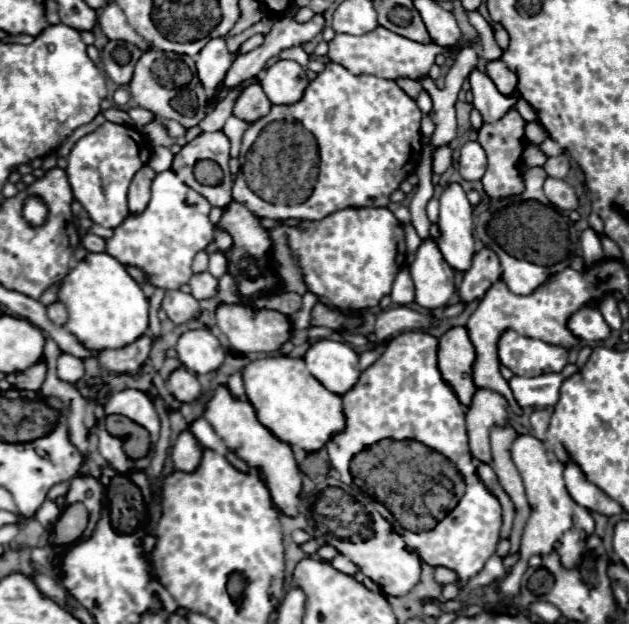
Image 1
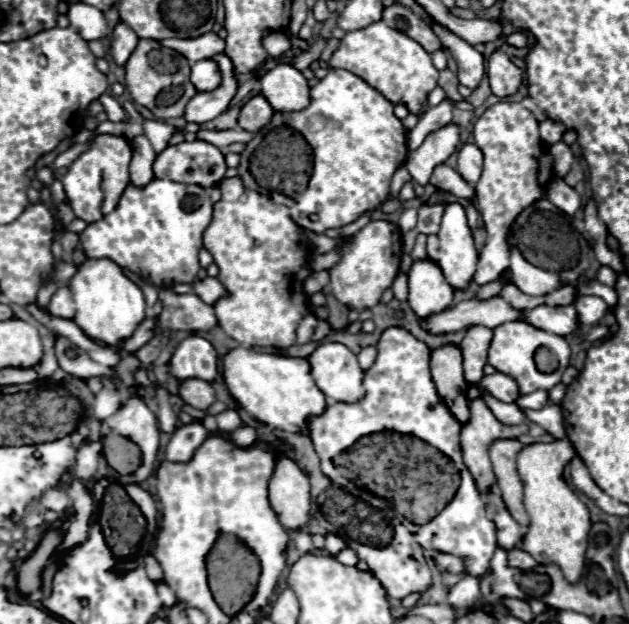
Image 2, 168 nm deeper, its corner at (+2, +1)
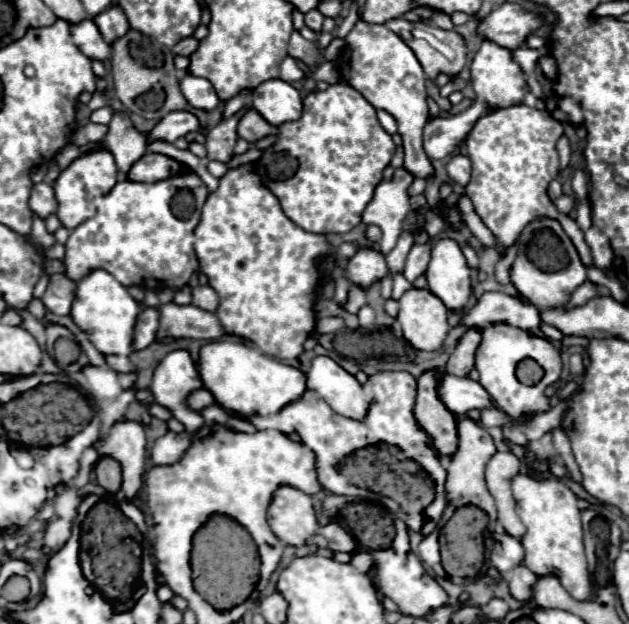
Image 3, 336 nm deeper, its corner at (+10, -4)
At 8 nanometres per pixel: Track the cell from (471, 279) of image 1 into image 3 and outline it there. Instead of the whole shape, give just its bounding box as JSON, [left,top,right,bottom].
[466,104,592,266]

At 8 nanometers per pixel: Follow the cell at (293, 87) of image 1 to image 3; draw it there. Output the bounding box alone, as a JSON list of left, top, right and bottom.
[250,78,302,126]

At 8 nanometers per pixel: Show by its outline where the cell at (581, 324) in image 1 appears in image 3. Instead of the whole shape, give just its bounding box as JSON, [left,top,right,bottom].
[460,292,542,330]

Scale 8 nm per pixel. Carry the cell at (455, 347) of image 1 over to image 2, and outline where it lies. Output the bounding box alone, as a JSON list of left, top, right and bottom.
[430,345,470,425]

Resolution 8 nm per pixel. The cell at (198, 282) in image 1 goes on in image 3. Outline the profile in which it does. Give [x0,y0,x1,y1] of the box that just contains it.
[192,286,218,312]

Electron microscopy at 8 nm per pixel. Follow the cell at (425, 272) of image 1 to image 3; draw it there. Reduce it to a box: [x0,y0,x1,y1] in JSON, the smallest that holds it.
[396,288,450,350]

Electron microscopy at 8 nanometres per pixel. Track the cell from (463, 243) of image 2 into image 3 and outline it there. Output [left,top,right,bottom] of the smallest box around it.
[426,238,470,310]

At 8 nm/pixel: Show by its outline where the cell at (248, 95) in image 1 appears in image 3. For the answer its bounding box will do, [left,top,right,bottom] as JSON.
[238,108,272,142]

